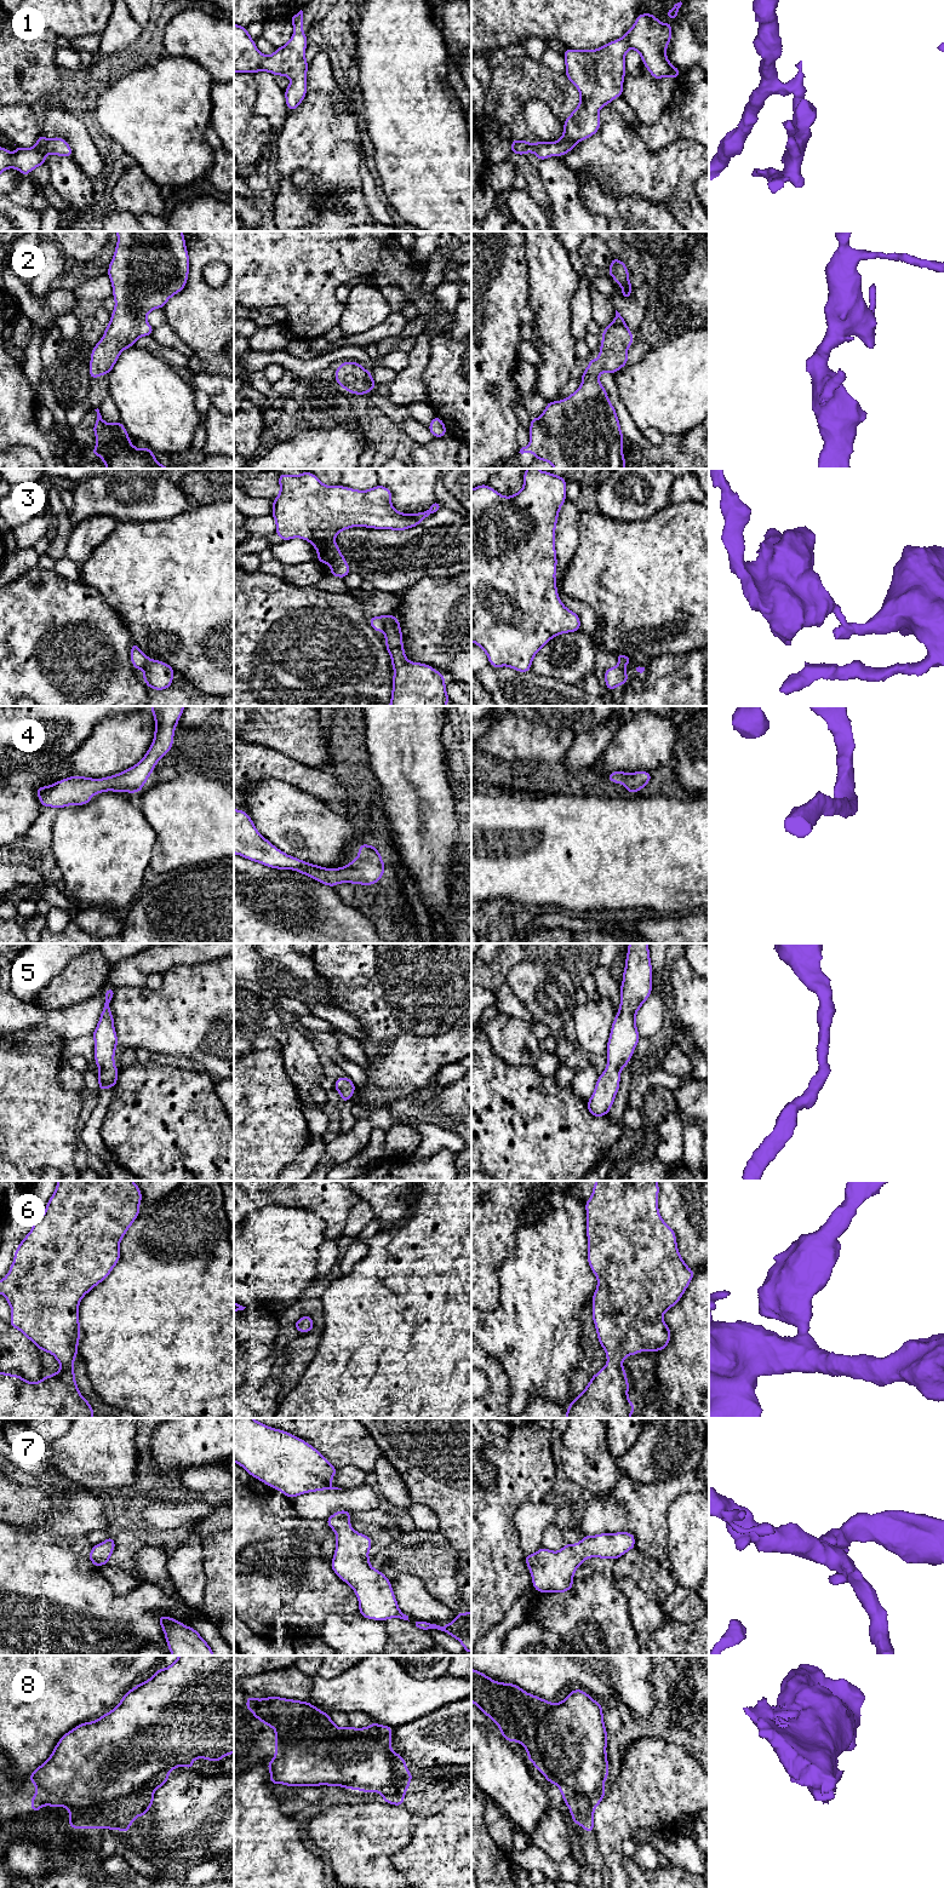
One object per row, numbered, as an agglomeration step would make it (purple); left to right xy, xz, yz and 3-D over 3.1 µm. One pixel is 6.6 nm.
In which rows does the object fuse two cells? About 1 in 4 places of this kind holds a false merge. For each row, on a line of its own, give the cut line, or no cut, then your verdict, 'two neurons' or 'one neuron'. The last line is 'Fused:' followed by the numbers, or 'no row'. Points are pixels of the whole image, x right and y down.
1: no cut | one neuron
2: no cut | one neuron
3: xz (385, 617), (383, 629) | two neurons
4: no cut | one neuron
5: no cut | one neuron
6: no cut | one neuron
7: no cut | one neuron
8: no cut | one neuron
Fused: 3

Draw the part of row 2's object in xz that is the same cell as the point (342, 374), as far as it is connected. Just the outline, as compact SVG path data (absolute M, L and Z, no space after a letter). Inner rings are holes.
M342 362L334 372L334 378L344 390L355 395L366 395L377 386L372 373L357 362Z

